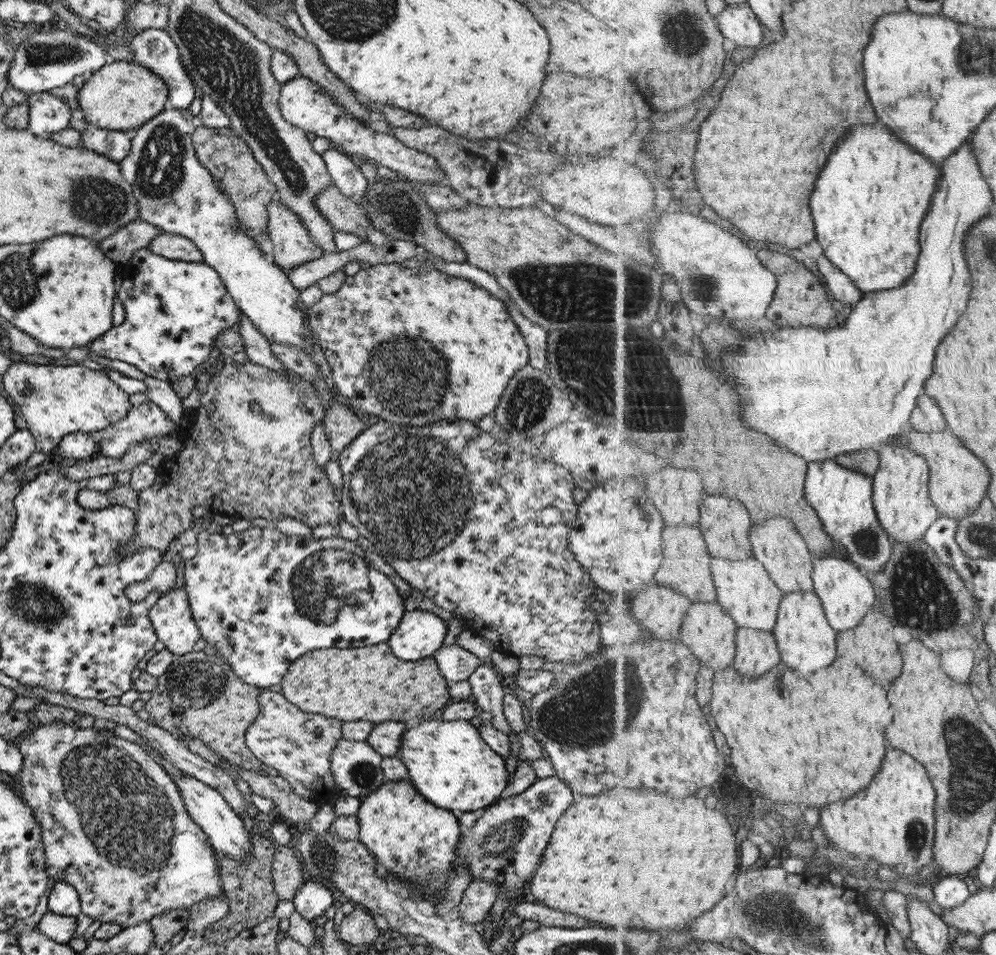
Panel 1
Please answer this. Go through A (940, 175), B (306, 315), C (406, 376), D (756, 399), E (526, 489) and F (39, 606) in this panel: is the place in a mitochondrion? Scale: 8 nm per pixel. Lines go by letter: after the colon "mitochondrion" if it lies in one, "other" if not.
A: other
B: other
C: mitochondrion
D: other
E: other
F: mitochondrion

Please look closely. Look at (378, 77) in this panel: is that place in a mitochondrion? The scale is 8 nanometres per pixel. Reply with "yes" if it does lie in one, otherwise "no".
no

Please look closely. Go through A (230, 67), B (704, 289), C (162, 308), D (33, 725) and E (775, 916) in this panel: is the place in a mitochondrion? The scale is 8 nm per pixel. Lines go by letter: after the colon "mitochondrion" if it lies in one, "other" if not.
A: mitochondrion
B: mitochondrion
C: other
D: other
E: mitochondrion

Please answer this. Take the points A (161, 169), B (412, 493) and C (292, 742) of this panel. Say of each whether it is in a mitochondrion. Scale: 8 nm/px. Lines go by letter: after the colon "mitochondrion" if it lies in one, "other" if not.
A: mitochondrion
B: mitochondrion
C: mitochondrion

